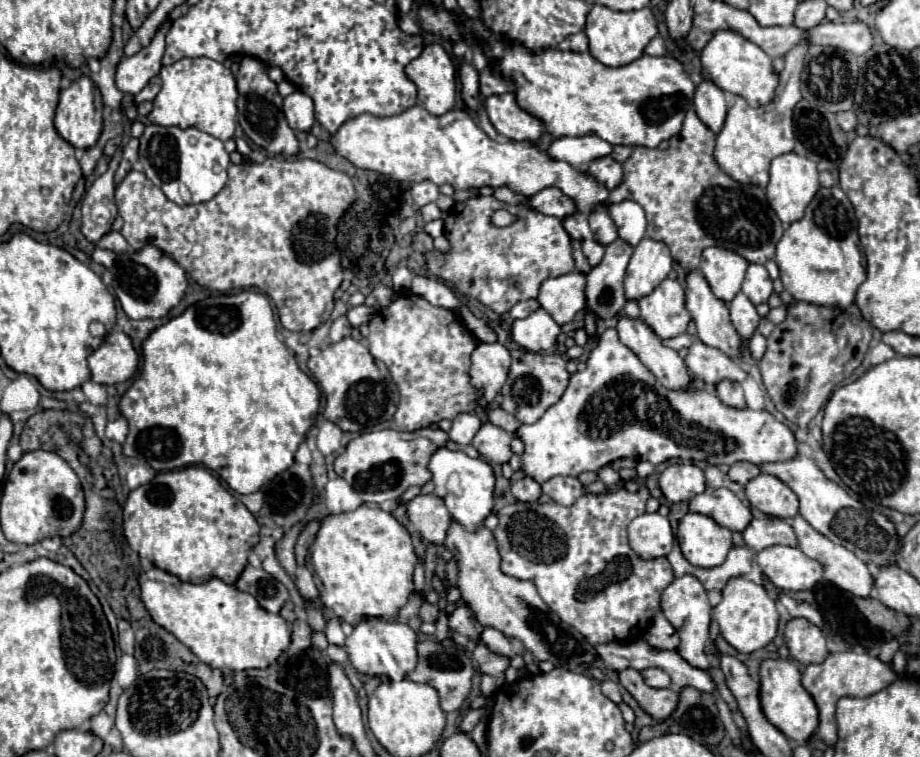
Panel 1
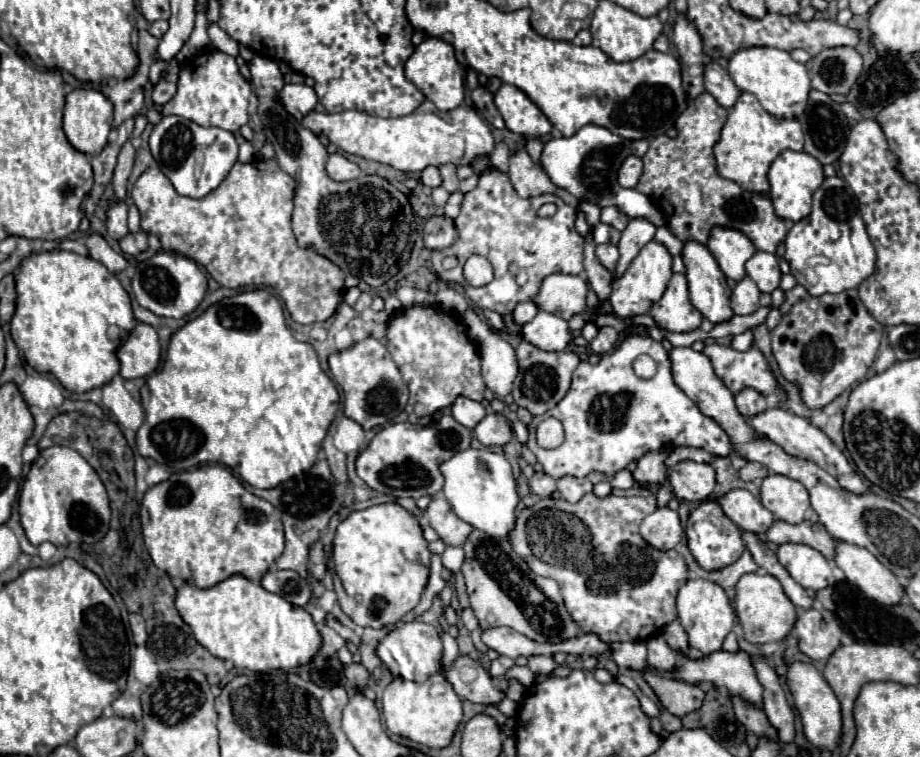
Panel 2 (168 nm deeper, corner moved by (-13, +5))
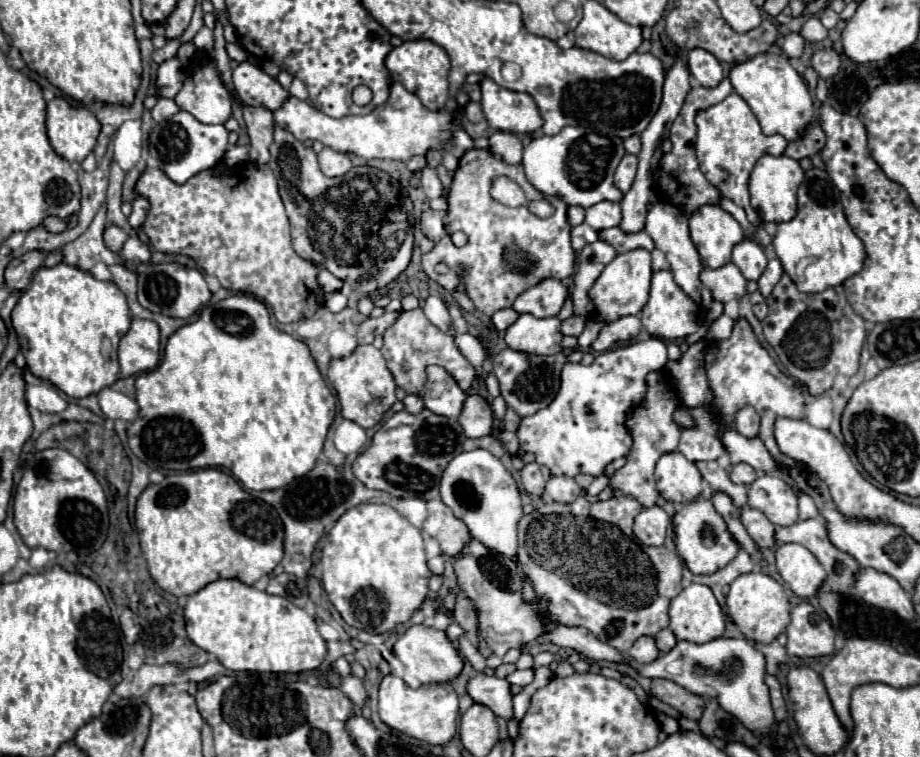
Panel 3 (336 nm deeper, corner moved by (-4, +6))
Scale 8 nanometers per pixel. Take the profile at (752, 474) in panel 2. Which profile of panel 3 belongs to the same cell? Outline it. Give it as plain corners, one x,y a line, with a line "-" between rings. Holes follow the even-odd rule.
736,464
732,468
732,472
730,472
730,480
734,484
748,486
748,484
752,484
756,480
756,470
752,466
748,466
748,464

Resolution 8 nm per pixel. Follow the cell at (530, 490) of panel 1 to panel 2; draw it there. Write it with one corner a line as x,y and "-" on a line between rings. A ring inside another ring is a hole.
539,471
529,479
529,489
539,497
549,497
555,491
555,479
549,477
547,473

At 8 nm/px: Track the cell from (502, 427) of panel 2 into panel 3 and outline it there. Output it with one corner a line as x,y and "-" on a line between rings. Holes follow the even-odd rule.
468,396
458,418
466,438
484,438
492,434
492,410
480,396

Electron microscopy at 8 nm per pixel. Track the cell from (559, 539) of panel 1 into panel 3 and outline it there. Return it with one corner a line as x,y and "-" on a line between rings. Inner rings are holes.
578,496
574,502
570,504
560,504
554,502
554,510
544,514
544,510
534,510
530,514
524,514
520,524
518,524
518,562
526,574
526,578
532,582
534,590
538,594
544,594
550,600
550,612
558,616
558,622
564,626
584,626
586,630
590,630
594,636
598,636
600,640
608,642
610,646
628,652
632,648
632,644
640,638
640,636
654,636
658,630
668,626
668,608
670,608
670,600
680,594
682,590
682,562
680,556
668,548
652,548
652,546
644,546
642,542
638,542
632,534
632,522
636,518
636,514
642,510
642,504
632,498
632,496
612,496
610,500
604,502
588,502
584,496

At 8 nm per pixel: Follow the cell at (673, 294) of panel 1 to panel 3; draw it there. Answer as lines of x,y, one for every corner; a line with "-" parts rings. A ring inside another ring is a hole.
668,270
654,272
652,286
650,286
650,300
640,312
642,326
648,330
648,334
666,338
666,340
686,338
692,332
696,332
696,328
700,324
700,314
702,314
702,308
682,292
682,288
674,282
672,272
668,272

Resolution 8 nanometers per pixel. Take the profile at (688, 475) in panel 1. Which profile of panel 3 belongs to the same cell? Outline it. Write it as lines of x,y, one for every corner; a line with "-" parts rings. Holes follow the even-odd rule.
670,452
656,464
656,488
664,500
690,502
698,498
704,482
694,462
686,460
680,452

